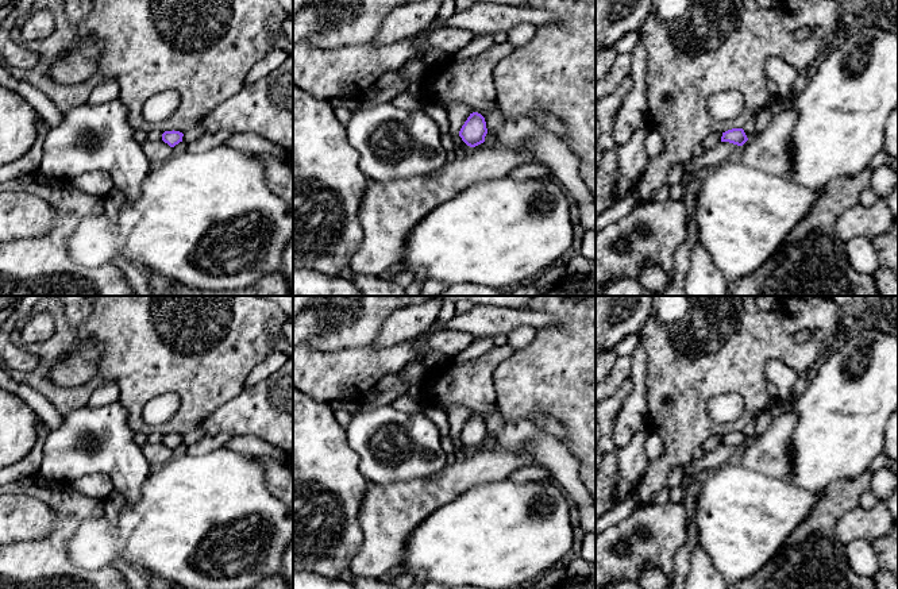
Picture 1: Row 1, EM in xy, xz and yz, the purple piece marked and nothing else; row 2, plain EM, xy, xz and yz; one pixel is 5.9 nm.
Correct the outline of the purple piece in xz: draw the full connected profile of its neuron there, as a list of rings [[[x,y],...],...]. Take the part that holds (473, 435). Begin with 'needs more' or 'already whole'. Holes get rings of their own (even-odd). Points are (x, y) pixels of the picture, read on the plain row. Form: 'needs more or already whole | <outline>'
already whole | [[[478,415],[470,416],[459,434],[459,439],[470,450],[483,446],[486,436],[487,431],[485,420]]]

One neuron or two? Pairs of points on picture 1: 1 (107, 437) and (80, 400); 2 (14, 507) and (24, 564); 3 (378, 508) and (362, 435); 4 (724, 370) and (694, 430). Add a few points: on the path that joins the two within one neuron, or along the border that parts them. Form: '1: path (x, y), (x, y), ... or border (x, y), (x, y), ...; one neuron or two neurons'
1: border (87, 404), (62, 416); two neurons
2: border (50, 531), (38, 538), (14, 545); two neurons
3: border (404, 480), (386, 484), (370, 482); two neurons
4: path (709, 385), (694, 400), (694, 415); one neuron

